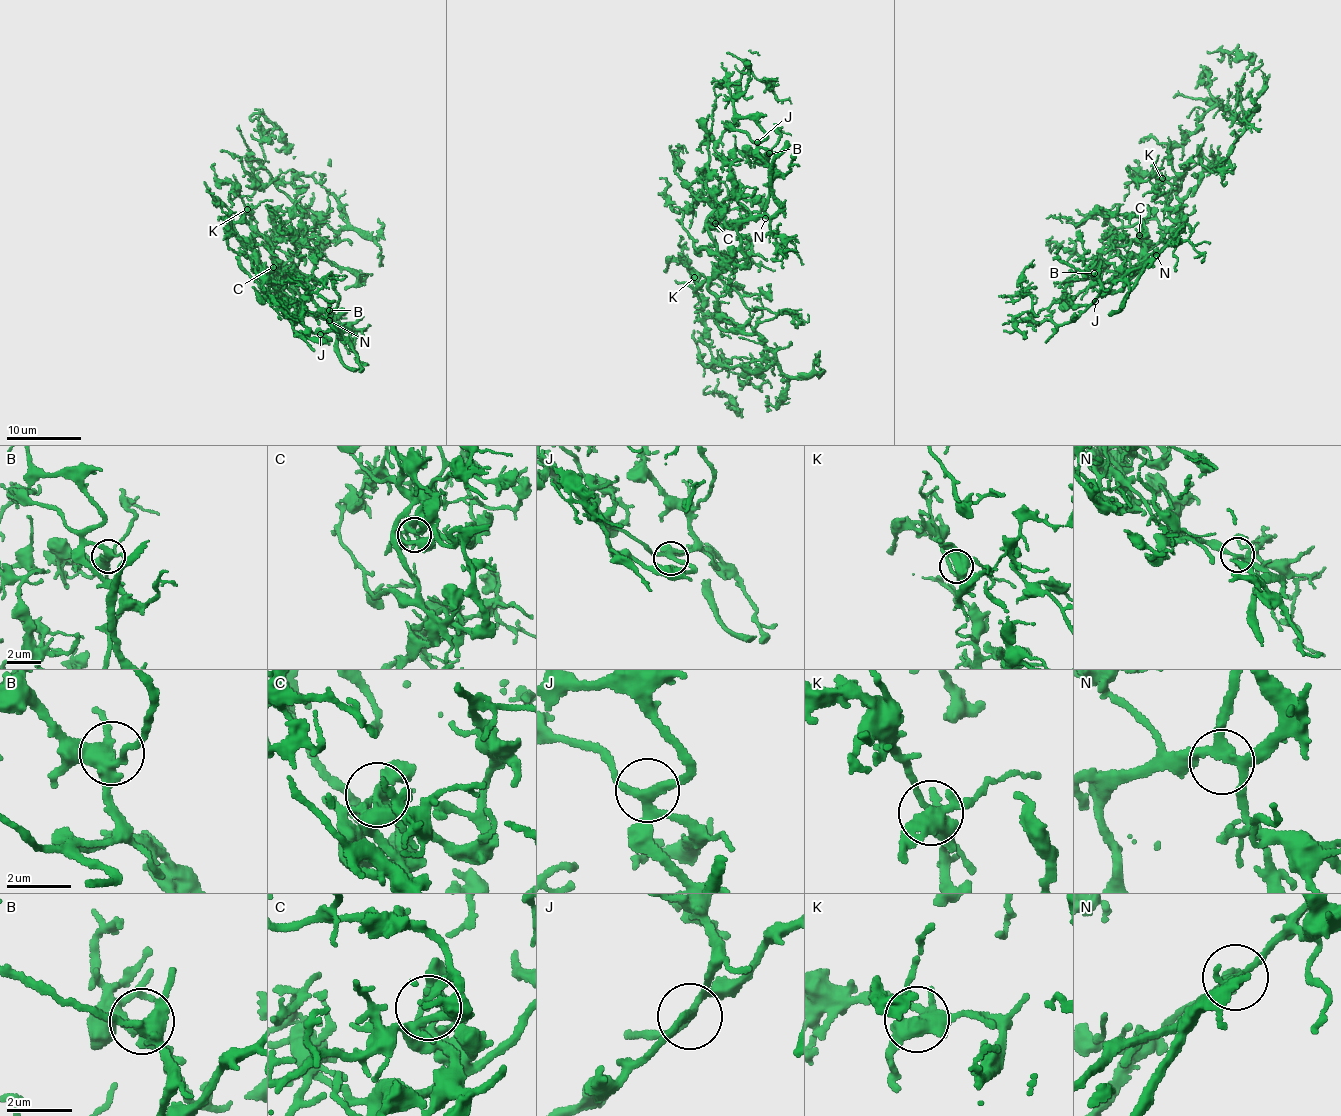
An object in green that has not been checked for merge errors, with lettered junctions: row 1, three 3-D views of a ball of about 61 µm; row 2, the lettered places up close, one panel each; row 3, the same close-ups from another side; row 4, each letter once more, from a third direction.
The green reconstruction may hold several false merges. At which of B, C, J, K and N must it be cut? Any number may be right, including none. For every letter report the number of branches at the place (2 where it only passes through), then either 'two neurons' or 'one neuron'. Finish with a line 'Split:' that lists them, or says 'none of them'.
B: 4 | one neuron
C: 5 | two neurons
J: 4 | one neuron
K: 6 | one neuron
N: 4 | one neuron
Split: C

